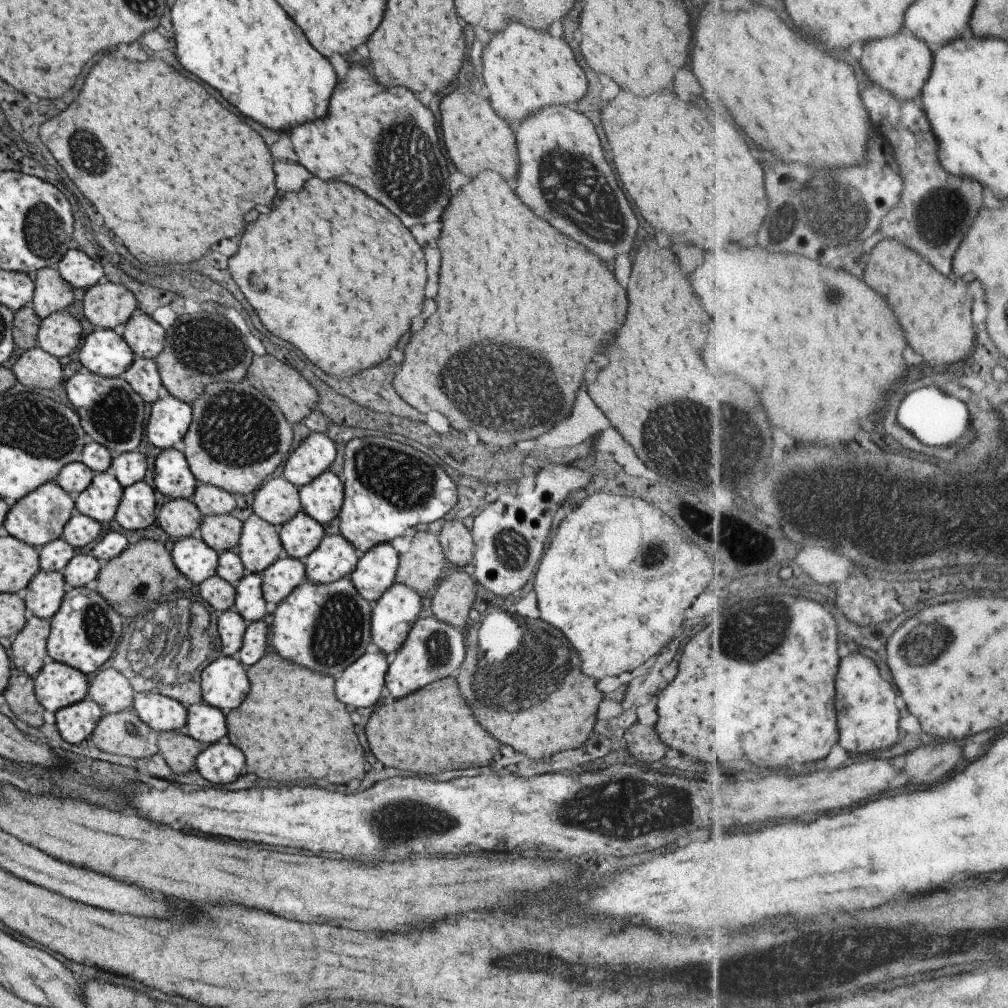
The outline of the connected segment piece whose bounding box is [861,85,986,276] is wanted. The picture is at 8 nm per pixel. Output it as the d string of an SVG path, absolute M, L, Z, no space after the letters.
M876 85L864 91L863 99L878 132L891 140L895 154L902 161L906 188L902 203L891 208L883 227L877 232L878 237L868 239L861 253L866 258L877 241L899 236L902 243L920 253L926 260L932 260L932 264L936 264L940 272L950 276L954 272L956 252L962 248L972 226L978 222L980 212L986 206L986 188L980 182L970 180L970 177L953 175L943 165L938 137L921 101L900 99Z

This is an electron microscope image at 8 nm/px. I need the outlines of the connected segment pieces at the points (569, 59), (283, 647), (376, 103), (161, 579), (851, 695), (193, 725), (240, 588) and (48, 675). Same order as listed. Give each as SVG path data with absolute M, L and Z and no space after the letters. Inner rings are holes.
M510 24L504 34L492 38L482 56L484 82L490 90L494 112L508 124L522 122L540 108L552 104L572 104L586 96L588 82L570 46L544 32L532 32L522 24Z
M349 577L327 585L317 585L306 580L298 585L273 611L272 644L276 652L286 660L300 666L340 678L341 672L354 664L367 649L371 640L371 603L364 600Z
M352 66L346 80L340 82L332 94L329 103L329 114L324 119L308 122L304 125L295 125L288 136L295 154L300 158L300 164L304 164L306 170L310 170L314 176L320 176L322 180L336 180L352 184L354 188L360 188L380 204L384 204L392 214L396 214L406 228L412 228L416 224L430 224L440 220L448 200L450 200L450 172L446 156L440 150L440 140L436 132L436 118L432 112L416 100L416 96L406 88L392 88L384 90L378 86L374 76L366 72L362 66ZM408 154L416 154L414 160L408 162ZM408 166L424 166L424 176L418 172L412 172Z
M140 540L136 544L128 545L126 550L119 554L116 558L103 564L102 568L99 570L98 576L96 578L96 589L98 594L101 594L107 603L116 610L117 613L122 615L122 620L124 620L124 626L122 626L122 634L124 636L124 628L130 626L131 623L140 624L140 629L146 629L148 622L152 619L152 604L160 602L163 596L170 593L175 593L176 591L189 591L195 588L193 582L188 580L174 564L173 558L171 557L171 552L166 550L164 545L156 540Z
M852 652L852 654L844 657L842 664L844 668L840 668L840 732L842 732L842 746L850 752L858 752L858 754L868 754L868 752L876 752L876 750L882 750L882 748L892 748L894 744L900 742L900 708L898 708L898 692L894 690L894 686L882 678L882 672L878 668L878 664L874 662L875 656L870 654L858 654L858 652Z
M204 701L187 708L187 723L183 731L208 746L220 742L227 735L226 715Z
M246 572L235 588L236 598L233 608L247 624L264 618L270 610L263 597L262 585L261 574Z
M47 660L34 680L39 703L52 712L88 698L89 683L77 668Z

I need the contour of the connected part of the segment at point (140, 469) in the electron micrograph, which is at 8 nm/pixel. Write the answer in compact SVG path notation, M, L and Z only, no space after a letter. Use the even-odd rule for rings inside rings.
M140 449L121 454L112 458L110 471L124 488L132 486L143 481L148 472L146 457Z

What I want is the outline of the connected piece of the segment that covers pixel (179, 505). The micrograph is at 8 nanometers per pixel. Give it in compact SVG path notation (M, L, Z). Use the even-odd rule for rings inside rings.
M188 499L167 501L156 516L164 532L178 540L197 535L203 518L198 507Z

